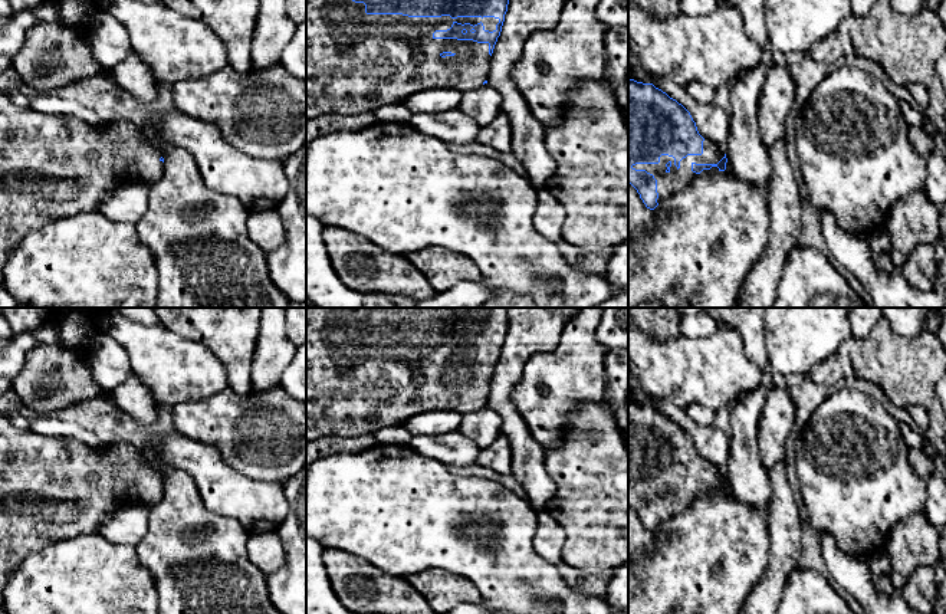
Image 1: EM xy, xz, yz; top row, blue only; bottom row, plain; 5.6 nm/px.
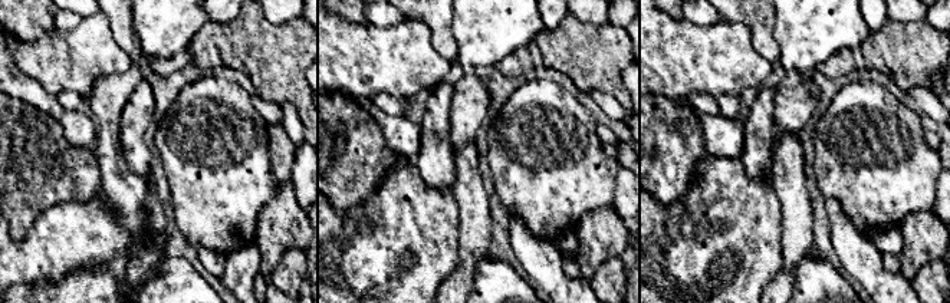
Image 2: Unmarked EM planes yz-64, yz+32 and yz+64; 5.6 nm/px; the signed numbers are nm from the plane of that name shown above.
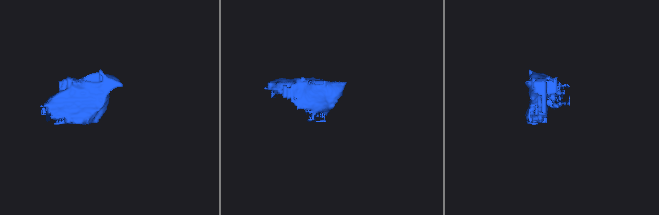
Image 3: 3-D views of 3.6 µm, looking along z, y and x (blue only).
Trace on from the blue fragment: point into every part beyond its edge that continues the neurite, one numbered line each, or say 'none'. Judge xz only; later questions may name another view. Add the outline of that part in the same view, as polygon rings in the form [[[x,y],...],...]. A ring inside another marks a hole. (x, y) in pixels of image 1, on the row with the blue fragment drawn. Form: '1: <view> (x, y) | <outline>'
1: xz (355, 62) | [[[306,0],[306,121],[325,114],[375,112],[391,102],[404,102],[424,89],[477,89],[487,81],[490,66],[489,43],[457,39],[434,39],[436,30],[451,24],[483,23],[485,30],[496,30],[495,17],[408,17],[403,14],[367,14],[364,3],[352,0]]]

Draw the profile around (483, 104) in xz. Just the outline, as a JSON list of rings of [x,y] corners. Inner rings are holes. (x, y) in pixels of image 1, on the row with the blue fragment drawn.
[[[485,83],[477,89],[463,91],[459,109],[483,128],[502,114],[502,95]]]

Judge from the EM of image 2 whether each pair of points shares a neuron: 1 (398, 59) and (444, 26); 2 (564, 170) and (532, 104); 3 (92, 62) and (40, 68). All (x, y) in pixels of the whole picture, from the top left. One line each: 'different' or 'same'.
1: different
2: same
3: same

